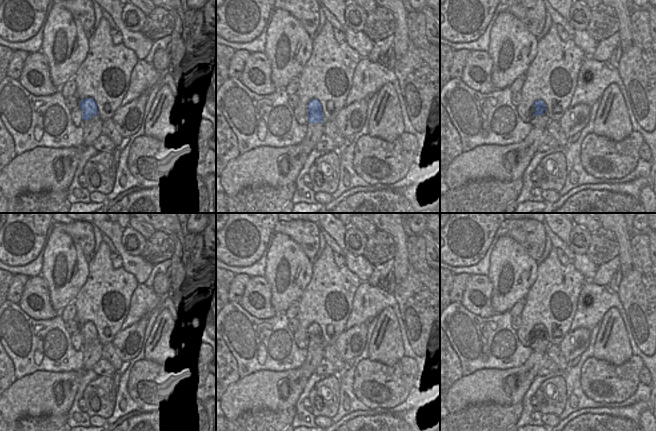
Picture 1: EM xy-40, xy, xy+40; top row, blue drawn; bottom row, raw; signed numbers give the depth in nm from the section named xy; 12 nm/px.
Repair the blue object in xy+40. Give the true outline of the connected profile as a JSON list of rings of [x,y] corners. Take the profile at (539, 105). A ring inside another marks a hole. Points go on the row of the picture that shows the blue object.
[[[536,100],[533,104],[534,116],[531,118],[530,124],[534,128],[541,128],[546,130],[546,127],[550,121],[549,117],[544,114],[545,111],[545,103],[542,100]]]

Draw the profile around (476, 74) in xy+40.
[[[470,51],[461,76],[462,81],[470,88],[489,94],[494,91],[491,82],[493,60],[486,51]]]

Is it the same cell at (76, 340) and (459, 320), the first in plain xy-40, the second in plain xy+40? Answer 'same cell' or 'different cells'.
different cells

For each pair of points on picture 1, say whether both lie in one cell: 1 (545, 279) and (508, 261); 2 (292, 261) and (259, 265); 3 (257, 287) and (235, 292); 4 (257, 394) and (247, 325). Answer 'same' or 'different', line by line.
1: different
2: different
3: different
4: different

